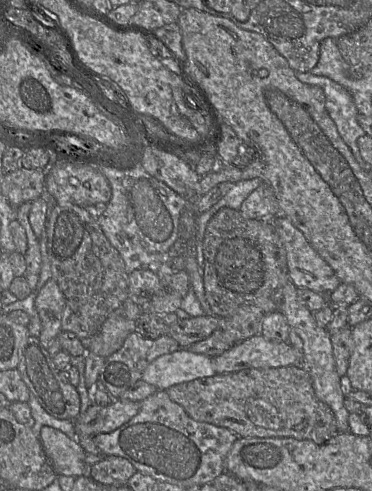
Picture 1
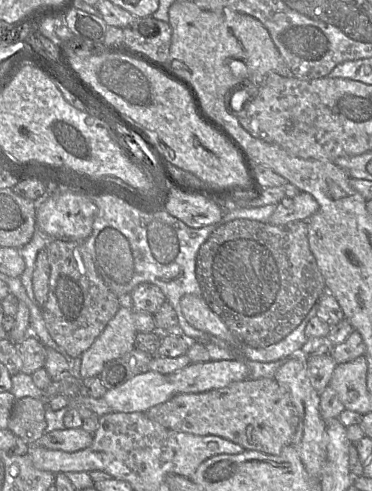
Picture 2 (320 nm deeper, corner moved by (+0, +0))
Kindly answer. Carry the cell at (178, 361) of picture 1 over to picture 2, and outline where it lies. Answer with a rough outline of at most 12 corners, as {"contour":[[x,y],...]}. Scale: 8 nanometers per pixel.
{"contour":[[148,370],[107,390],[112,412],[142,412],[176,392]]}

